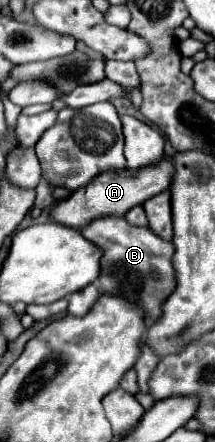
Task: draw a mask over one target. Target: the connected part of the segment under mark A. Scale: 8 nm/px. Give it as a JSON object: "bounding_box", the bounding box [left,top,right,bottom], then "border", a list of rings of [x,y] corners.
{"bounding_box":[52,155,172,229],"border":[[[164,155],[164,163],[160,167],[144,167],[144,171],[104,171],[96,175],[86,187],[80,187],[74,191],[68,199],[60,201],[52,209],[52,219],[56,223],[82,229],[86,223],[96,219],[96,215],[124,215],[128,209],[142,205],[146,199],[166,191],[172,183],[172,161],[168,155]]]}

